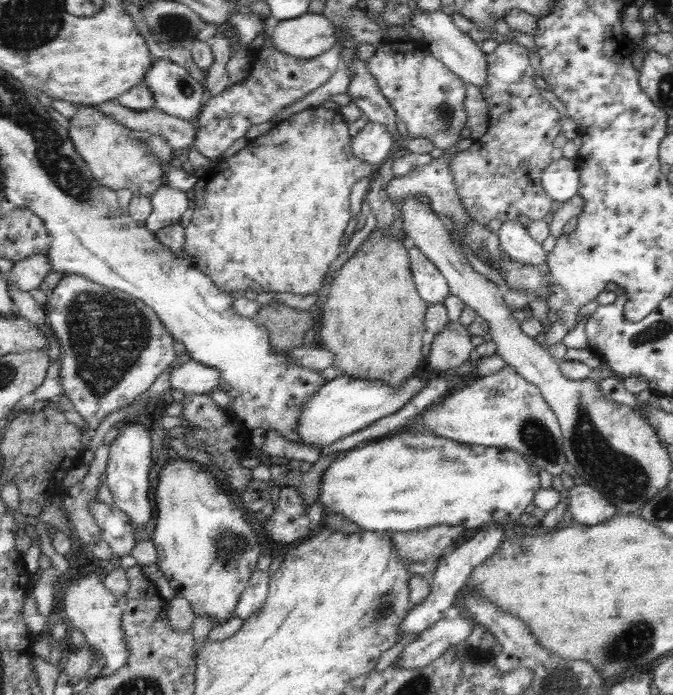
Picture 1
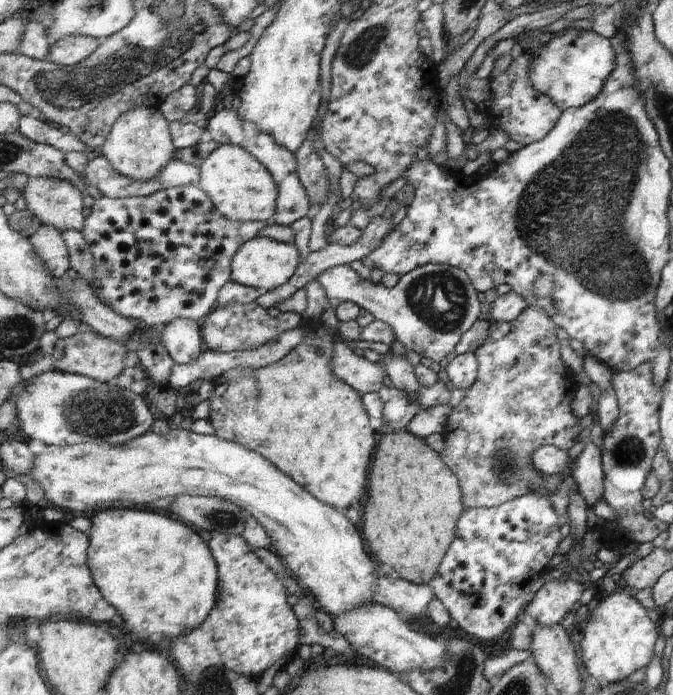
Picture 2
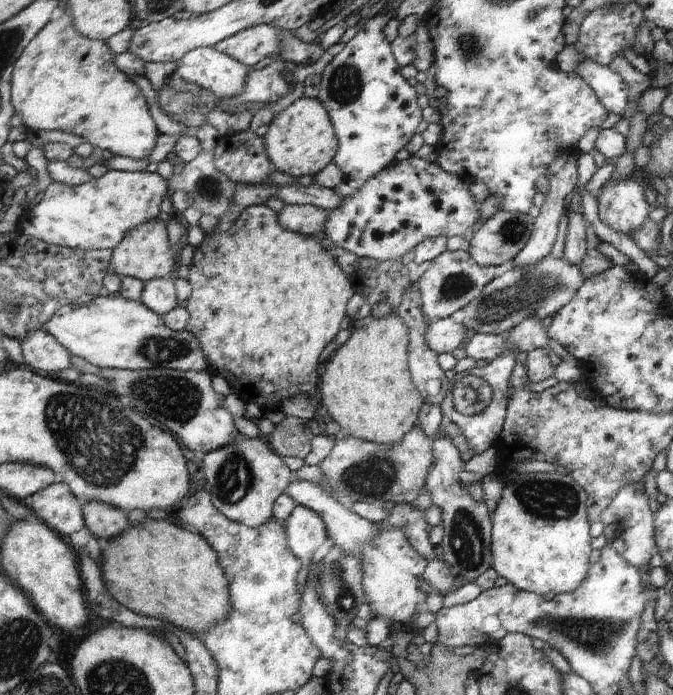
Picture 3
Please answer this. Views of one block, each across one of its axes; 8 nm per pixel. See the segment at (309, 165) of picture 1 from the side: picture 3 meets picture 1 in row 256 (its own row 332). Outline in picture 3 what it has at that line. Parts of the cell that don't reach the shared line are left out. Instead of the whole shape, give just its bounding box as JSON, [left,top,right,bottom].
[187,205,354,410]

